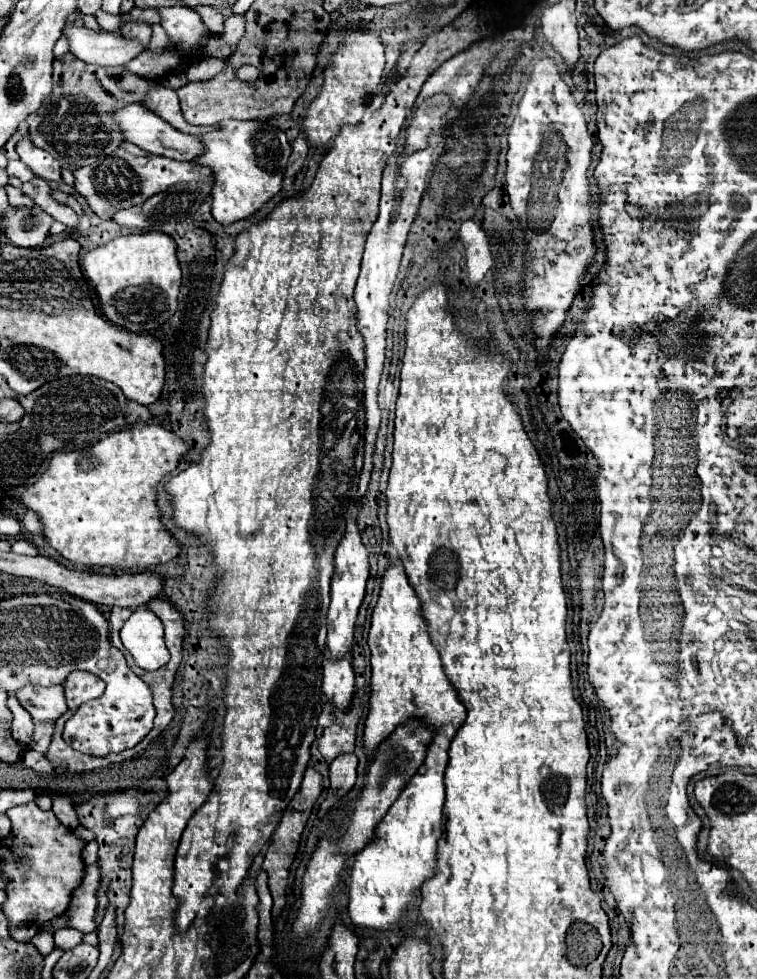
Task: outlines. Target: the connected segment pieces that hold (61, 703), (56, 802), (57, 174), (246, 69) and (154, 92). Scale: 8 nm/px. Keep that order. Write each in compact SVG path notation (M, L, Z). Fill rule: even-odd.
M25 685L15 693L21 707L33 717L35 723L39 721L55 721L59 719L67 705L63 695L63 685Z
M57 797L57 799L53 799L53 813L55 813L55 817L57 817L67 829L71 829L71 831L79 825L79 821L77 821L77 813L75 813L71 801L65 799L65 797Z
M25 137L23 141L17 143L17 153L19 159L41 179L45 181L61 181L61 165L57 163L57 159L53 159L53 155L45 153L43 149L35 147L29 137Z
M241 65L241 67L235 69L235 77L243 83L253 83L253 81L259 79L259 75L261 75L261 71L253 65Z
M157 85L157 87L151 87L147 91L147 97L143 101L143 105L157 113L163 121L167 121L169 125L173 125L177 131L183 131L183 133L191 133L191 135L197 135L197 127L195 125L189 125L181 113L181 107L179 107L179 97L173 89L165 87L165 85Z

